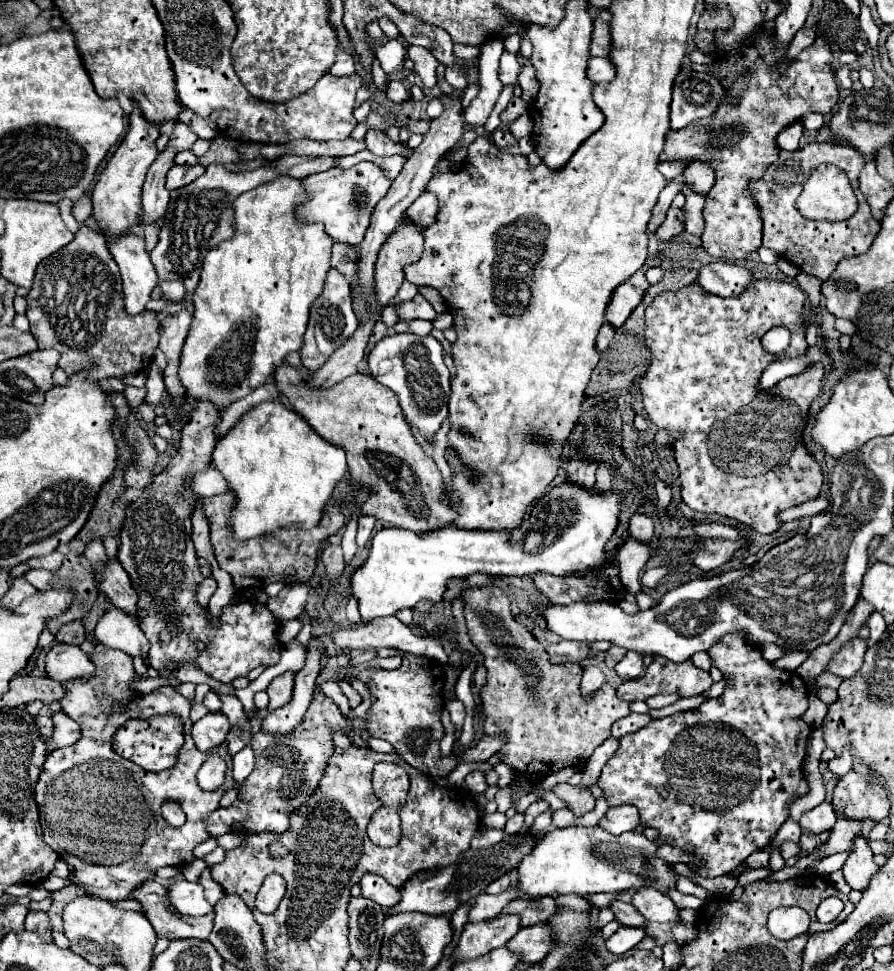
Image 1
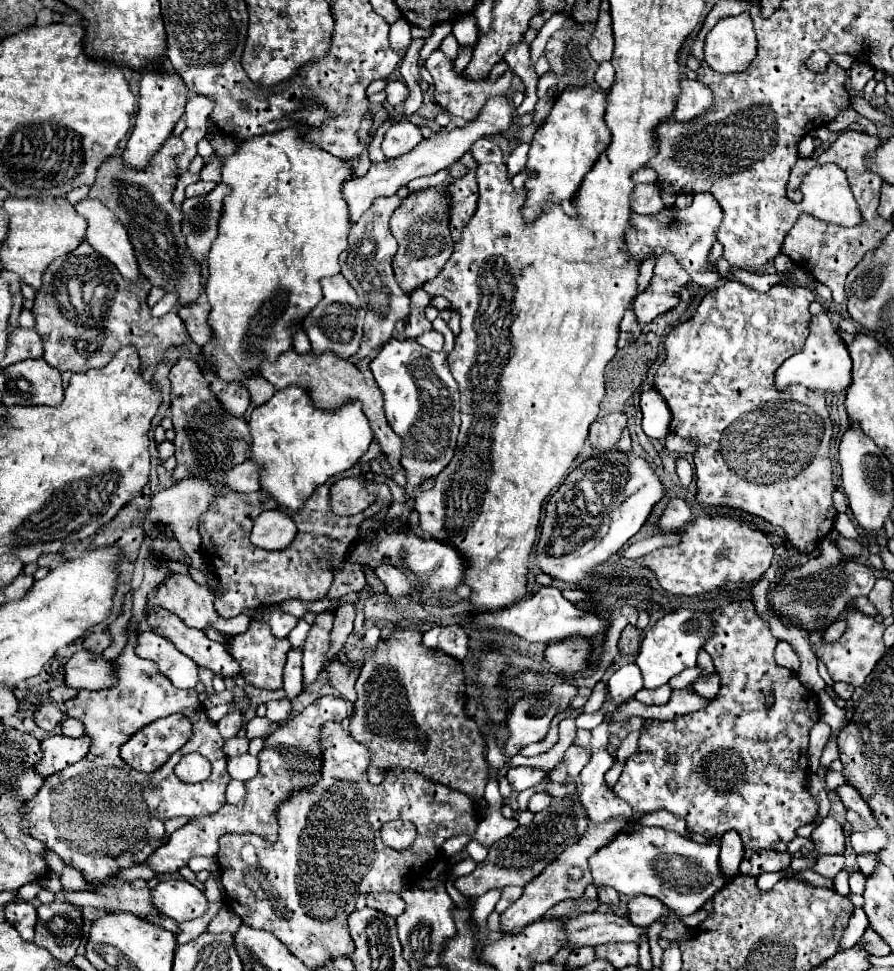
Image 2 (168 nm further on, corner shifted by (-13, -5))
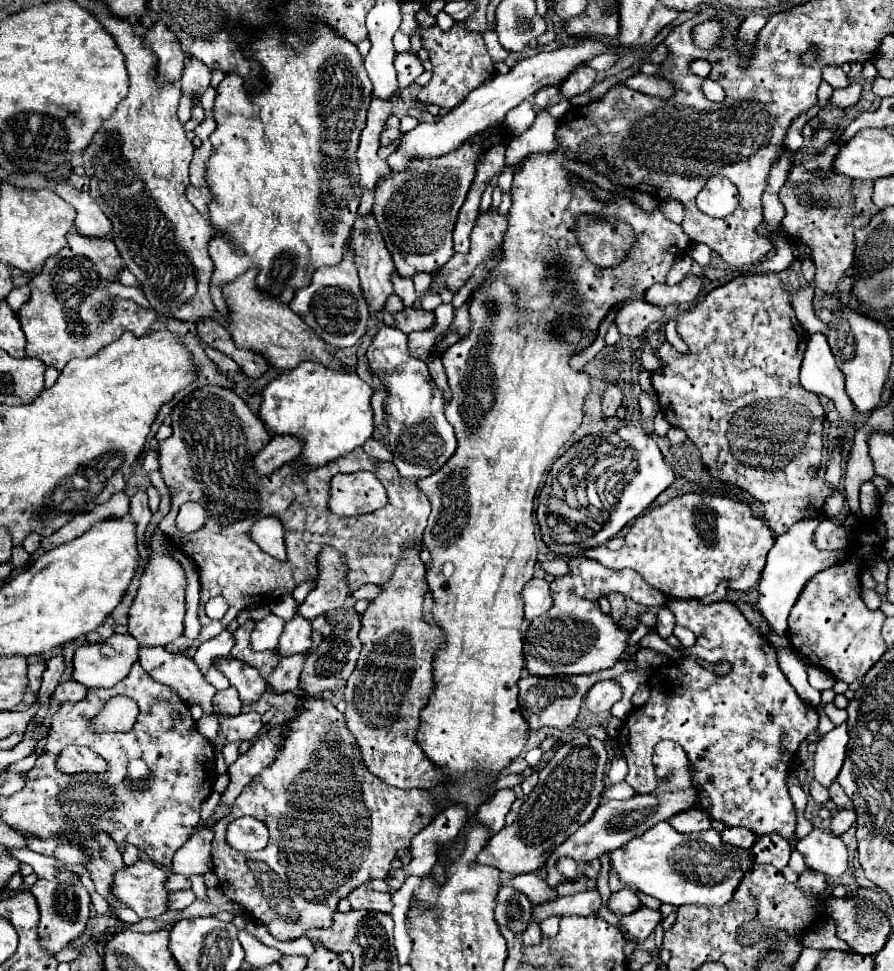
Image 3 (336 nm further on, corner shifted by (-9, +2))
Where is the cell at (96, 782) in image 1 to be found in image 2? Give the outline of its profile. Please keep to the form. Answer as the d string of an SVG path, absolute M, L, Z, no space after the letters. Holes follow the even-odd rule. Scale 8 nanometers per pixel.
M129 621L129 625L127 625L127 629L125 629L125 635L127 635L127 643L125 643L125 647L123 647L123 651L119 653L119 657L117 659L113 659L113 673L115 673L115 685L113 687L109 687L109 689L101 689L101 691L87 691L87 689L81 689L79 693L77 693L77 697L73 697L73 699L69 699L69 701L65 701L65 713L69 715L69 717L77 717L77 719L81 719L83 721L83 725L85 725L85 733L87 735L91 735L91 741L93 741L93 745L91 745L91 749L89 749L89 753L81 759L81 761L77 761L75 765L69 765L67 769L63 769L63 771L59 771L59 773L55 773L55 775L51 775L51 777L47 777L45 779L45 783L41 785L41 789L39 789L39 793L31 799L31 801L27 801L27 805L23 805L23 809L21 809L21 813L27 813L25 815L25 819L29 821L27 825L25 825L25 829L27 829L27 833L31 833L31 837L37 837L37 839L43 839L45 841L45 845L51 849L51 851L55 851L65 863L69 863L71 867L75 867L89 883L93 883L95 885L95 889L101 889L101 887L105 887L107 883L111 883L113 879L117 879L117 875L119 875L119 871L121 869L129 869L129 867L135 867L135 865L145 865L147 863L147 859L149 859L149 849L153 849L151 845L161 845L161 839L165 837L165 821L169 821L169 819L173 819L173 817L181 817L181 815L185 815L185 817L199 817L199 815L207 815L207 813L213 813L213 811L219 811L221 807L223 807L223 803L225 803L225 787L227 787L227 783L231 781L231 777L229 777L229 773L227 773L227 755L225 755L225 751L223 751L223 737L219 737L219 731L215 729L215 723L213 721L209 721L209 717L207 717L207 713L205 713L205 709L203 709L203 705L199 703L199 699L197 699L197 691L195 689L189 689L189 691L183 691L183 689L177 689L167 677L163 677L161 673L157 673L157 665L155 663L151 663L151 661L145 661L145 659L141 659L141 657L137 657L135 655L135 639L137 639L137 633L135 633L135 623L131 623ZM173 713L183 713L183 715L187 715L187 717L191 717L191 721L195 723L195 729L193 729L193 737L191 737L191 741L187 743L187 745L183 745L183 749L179 749L177 753L173 753L173 757L159 769L159 771L155 771L155 773L151 773L151 775L147 775L147 773L141 773L141 771L137 771L137 769L133 769L133 767L129 767L121 757L119 757L119 747L121 747L121 743L123 741L127 741L127 737L129 737L129 733L133 733L133 731L137 731L137 729L141 729L143 725L147 725L147 723L151 723L151 721L155 721L157 719L161 719L161 717L167 717L167 715L173 715ZM191 751L197 751L197 753L201 753L201 755L205 755L205 757L209 757L209 759L213 759L213 773L211 773L211 777L209 779L205 779L205 781L201 781L201 783L195 783L195 785L185 785L175 773L173 773L173 769L175 769L175 765L181 761L181 757L183 755L187 755L187 753L191 753ZM102 767L103 769L99 769ZM149 783L155 783L155 787L149 787ZM143 793L145 793L145 797L147 797L147 803L145 803L145 797L143 797ZM167 797L169 797L169 801L167 801ZM147 805L149 805L149 809L147 809ZM29 809L29 811L27 811ZM149 821L151 821L151 829L147 829L147 825L149 825ZM145 833L147 833L147 837L145 837ZM143 841L143 845L139 845ZM149 843L149 845L147 845ZM139 845L139 849L143 849L143 853L135 853L135 851L131 851L133 847L137 847ZM147 847L147 849L145 849Z

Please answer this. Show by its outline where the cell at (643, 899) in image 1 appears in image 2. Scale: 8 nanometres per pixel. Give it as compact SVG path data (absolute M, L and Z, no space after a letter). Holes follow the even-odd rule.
M637 895L627 905L629 921L639 927L651 927L663 915L663 911L665 905L655 897L647 897L647 895Z

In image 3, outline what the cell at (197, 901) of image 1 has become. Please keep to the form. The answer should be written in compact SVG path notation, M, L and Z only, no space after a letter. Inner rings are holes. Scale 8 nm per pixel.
M139 858L135 864L123 866L115 874L113 884L111 884L111 894L123 904L127 904L131 910L135 910L139 918L157 918L167 910L169 890L165 888L165 880L167 880L167 874L161 868L157 868L153 862L143 862Z

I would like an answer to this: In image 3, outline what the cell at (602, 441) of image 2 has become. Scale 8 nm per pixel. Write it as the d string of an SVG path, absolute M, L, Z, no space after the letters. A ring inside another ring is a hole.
M617 384L607 386L607 388L605 388L605 392L603 392L603 400L601 400L601 404L603 404L603 414L605 414L607 418L615 416L617 408L621 406L621 400L623 400L621 388L619 388Z

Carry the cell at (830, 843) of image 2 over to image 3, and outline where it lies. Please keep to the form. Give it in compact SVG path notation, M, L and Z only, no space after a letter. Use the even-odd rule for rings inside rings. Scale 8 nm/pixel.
M813 830L809 832L805 838L801 838L795 846L799 850L799 854L805 860L805 866L813 872L819 872L827 878L837 878L847 870L847 848L841 842L841 838L835 838L829 830Z

